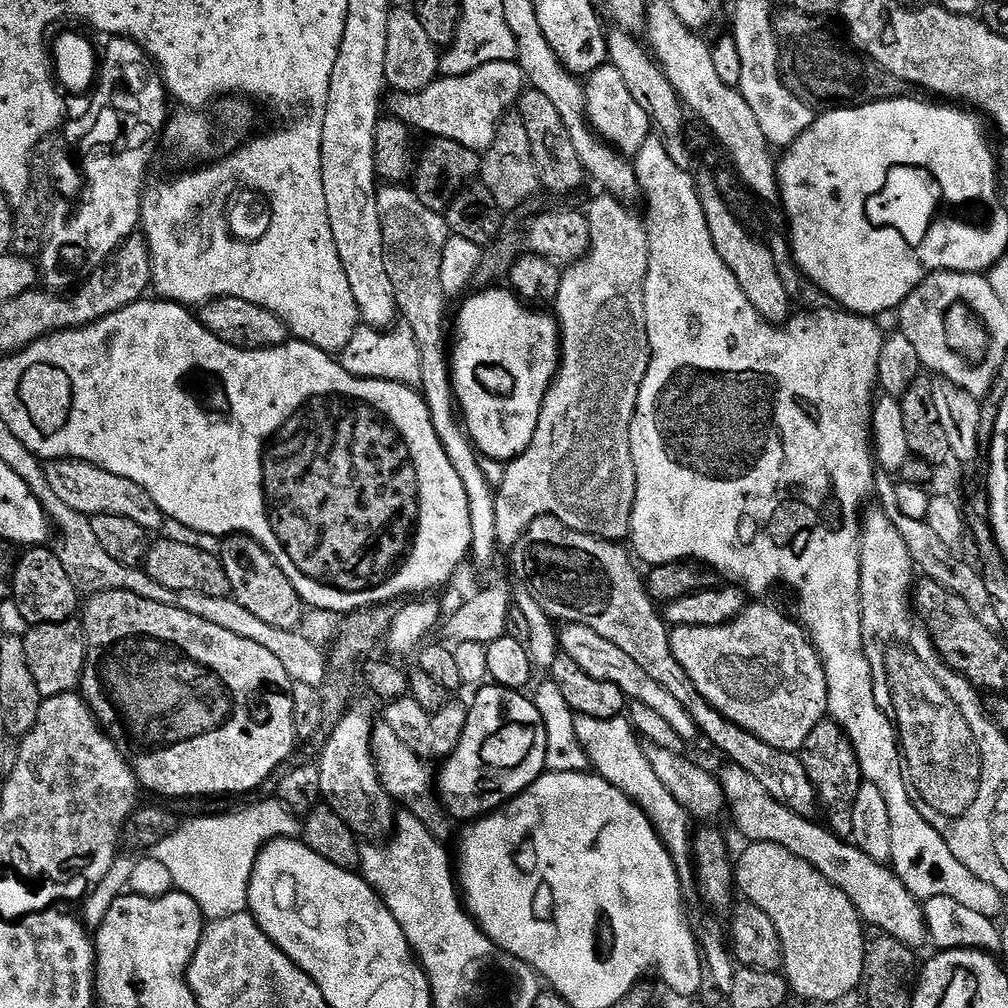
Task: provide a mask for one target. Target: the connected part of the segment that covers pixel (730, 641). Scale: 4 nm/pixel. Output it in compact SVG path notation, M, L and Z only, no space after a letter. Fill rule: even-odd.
M752 602L745 607L739 616L720 626L682 626L672 628L669 644L672 647L673 657L678 660L678 665L689 676L698 694L706 702L717 709L725 719L746 731L756 733L762 742L780 751L799 753L804 747L806 738L814 726L818 726L825 719L828 707L828 687L824 663L816 652L808 633L795 619L783 616L776 608L767 608L764 602ZM761 656L768 660L768 668L760 672L765 680L764 688L752 688L752 659Z

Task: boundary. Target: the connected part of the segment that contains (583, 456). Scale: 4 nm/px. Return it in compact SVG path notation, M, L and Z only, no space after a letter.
M607 194L600 197L586 208L588 225L590 226L590 246L588 252L575 264L565 267L560 277L560 289L554 301L554 315L557 324L560 325L560 369L556 372L556 378L548 387L546 398L542 402L542 410L538 414L538 424L534 430L534 436L530 438L530 446L521 456L515 456L507 461L504 477L495 489L496 505L494 506L494 518L497 521L494 526L496 531L496 543L510 550L519 542L521 534L537 520L539 516L553 516L558 518L566 526L578 530L582 534L597 536L599 540L615 540L624 542L629 539L632 531L632 506L636 497L636 471L634 470L634 458L630 450L630 426L636 413L636 403L640 387L644 381L644 375L648 369L648 331L644 321L644 283L646 282L646 270L648 269L648 234L645 225L632 213L633 209L621 200Z

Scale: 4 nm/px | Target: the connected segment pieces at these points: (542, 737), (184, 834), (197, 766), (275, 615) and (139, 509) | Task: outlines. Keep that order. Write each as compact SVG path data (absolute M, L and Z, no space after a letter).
M495 682L481 687L477 692L480 693L476 701L468 708L464 733L452 755L443 761L444 769L440 772L440 778L438 774L438 795L448 815L456 822L479 820L495 812L518 793L525 792L546 771L546 730L535 699L528 697L527 700L523 691L502 688Z
M276 798L252 804L249 808L240 808L237 812L228 812L225 816L200 816L197 820L188 820L183 824L184 821L162 843L156 845L154 855L158 862L162 862L162 866L166 866L166 870L170 870L175 891L185 892L194 898L208 922L230 918L245 911L248 907L248 882L252 877L254 862L264 845L274 839L299 837L302 832L298 816Z
M106 590L91 593L85 600L88 601L82 604L82 627L84 639L88 641L88 653L78 692L88 703L88 709L95 714L100 729L116 744L125 762L132 768L137 785L143 791L145 788L160 796L220 796L223 792L252 792L279 764L287 762L292 747L298 744L296 723L292 717L292 684L289 683L286 666L282 666L270 650L258 646L258 642L250 642L250 638L238 638L238 634L230 634L230 630L222 630L222 626L206 622L206 618L186 614L186 610L178 610L174 606L162 606L162 602L150 602L150 598L138 598L138 594L133 592Z
M239 534L225 537L221 544L218 555L230 581L232 599L268 626L288 631L297 629L304 612L306 613L305 605L293 584L265 548L256 540Z
M50 460L43 467L46 482L50 482L50 490L54 490L54 494L58 494L58 498L62 498L62 502L66 502L66 506L70 506L70 510L78 510L83 516L89 518L93 516L130 518L130 522L138 522L138 526L142 526L145 530L160 528L166 524L164 513L158 510L158 506L152 501L150 494L146 494L146 490L142 490L142 486L130 482L130 478L118 478L118 474L110 474L110 470L102 470L98 466L87 464L81 460Z

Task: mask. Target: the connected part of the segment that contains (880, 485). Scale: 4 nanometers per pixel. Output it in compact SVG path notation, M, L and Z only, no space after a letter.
M877 475L875 477L874 496L880 499L877 501L879 507L883 508L886 518L890 518L890 522L894 522L894 530L898 530L902 542L906 542L906 550L910 554L913 565L919 571L921 568L924 571L923 575L927 579L938 582L943 588L956 594L958 598L969 602L977 602L976 600L987 601L986 582L980 577L979 571L973 565L971 568L968 564L952 564L953 553L934 535L934 530L930 530L927 519L922 521L911 519L902 512L900 506L898 506L897 485L892 480L891 475Z

